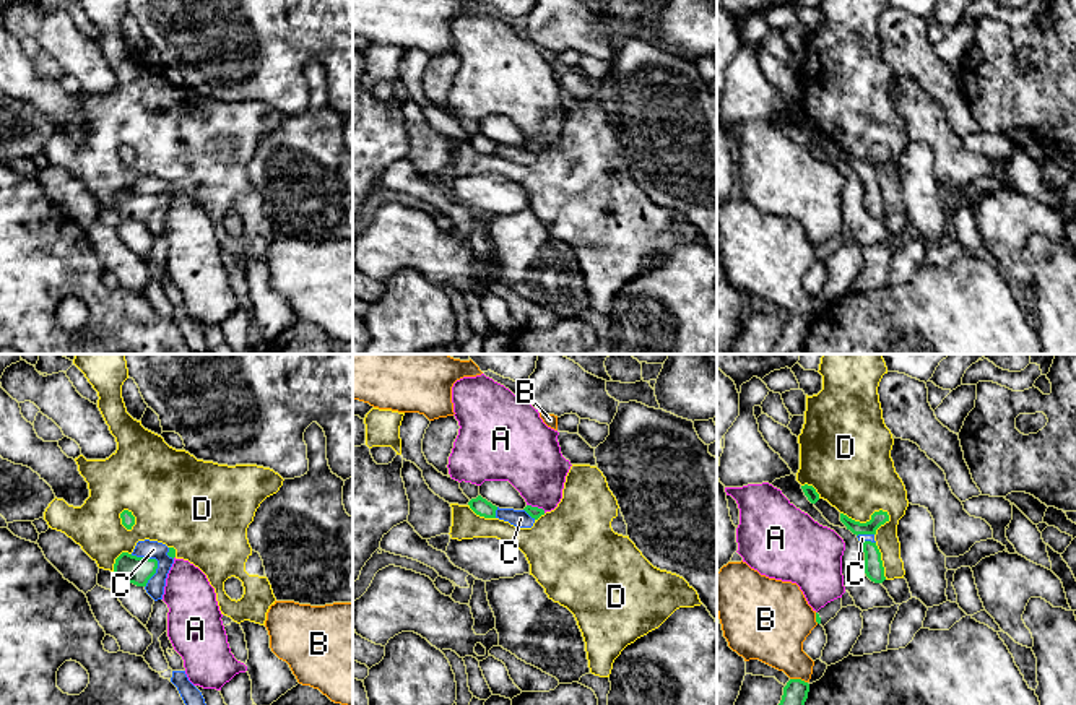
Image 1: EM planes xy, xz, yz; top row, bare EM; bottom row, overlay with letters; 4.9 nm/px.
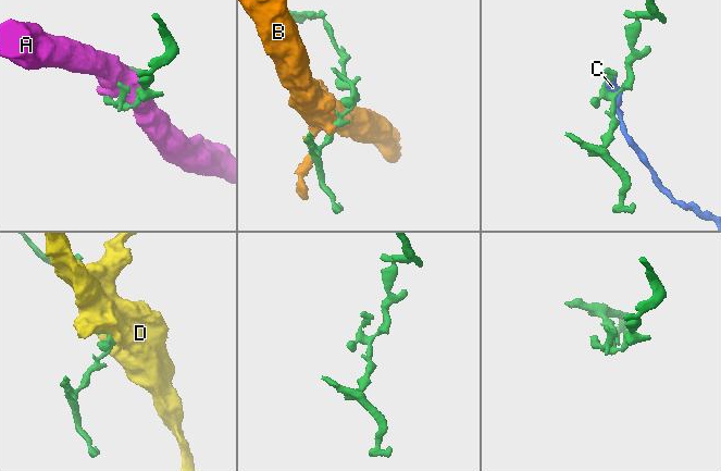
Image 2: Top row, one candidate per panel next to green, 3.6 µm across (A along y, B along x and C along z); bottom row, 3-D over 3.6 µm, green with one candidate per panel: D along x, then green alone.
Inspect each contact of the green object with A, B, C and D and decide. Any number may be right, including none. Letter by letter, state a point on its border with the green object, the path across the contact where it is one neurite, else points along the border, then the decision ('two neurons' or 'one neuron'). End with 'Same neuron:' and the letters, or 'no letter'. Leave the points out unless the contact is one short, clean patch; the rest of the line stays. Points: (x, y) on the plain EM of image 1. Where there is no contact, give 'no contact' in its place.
A: xz (537, 143) | two neurons
B: yz (798, 315) | along yz (790, 314), (800, 314), (806, 319) | two neurons
C: xy (156, 197) | one neuron
D: yz (870, 156) | two neurons
Same neuron: C

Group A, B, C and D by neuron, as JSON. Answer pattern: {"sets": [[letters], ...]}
{"sets": [["A"], ["B"], ["C"], ["D"]]}

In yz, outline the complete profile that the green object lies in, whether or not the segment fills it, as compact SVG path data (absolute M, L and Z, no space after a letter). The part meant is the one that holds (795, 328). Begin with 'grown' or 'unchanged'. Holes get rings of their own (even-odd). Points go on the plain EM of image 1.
unchanged; M790 315L783 323L783 331L770 354L788 354L796 348L803 348L808 335L809 320L801 315Z

